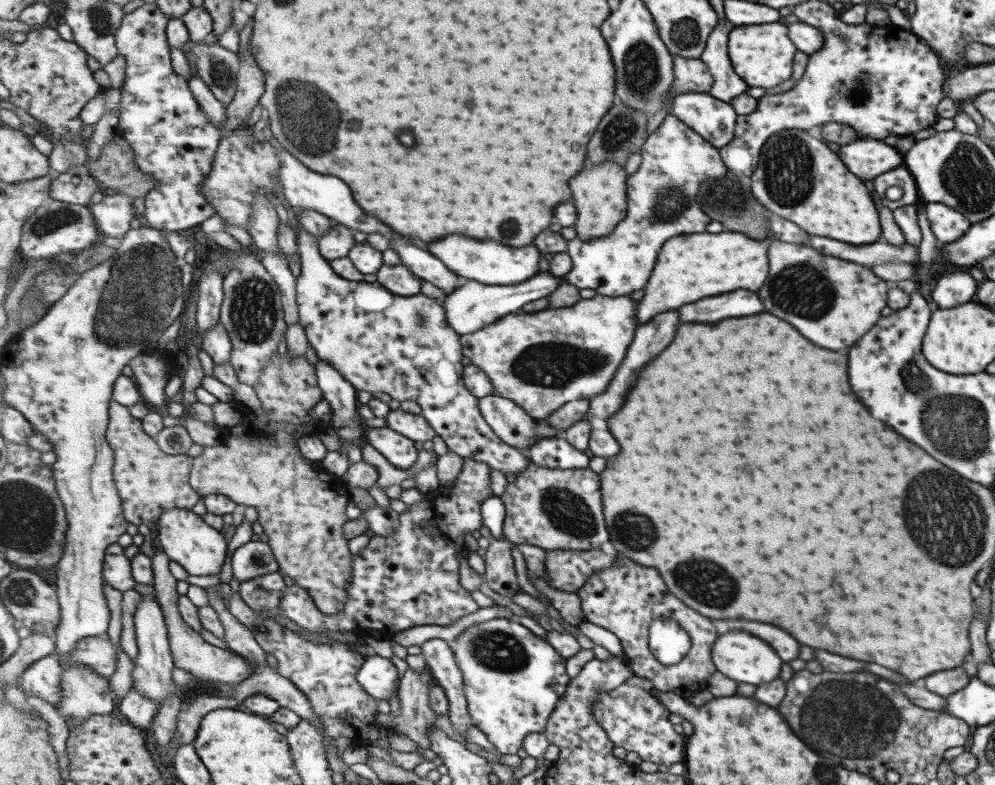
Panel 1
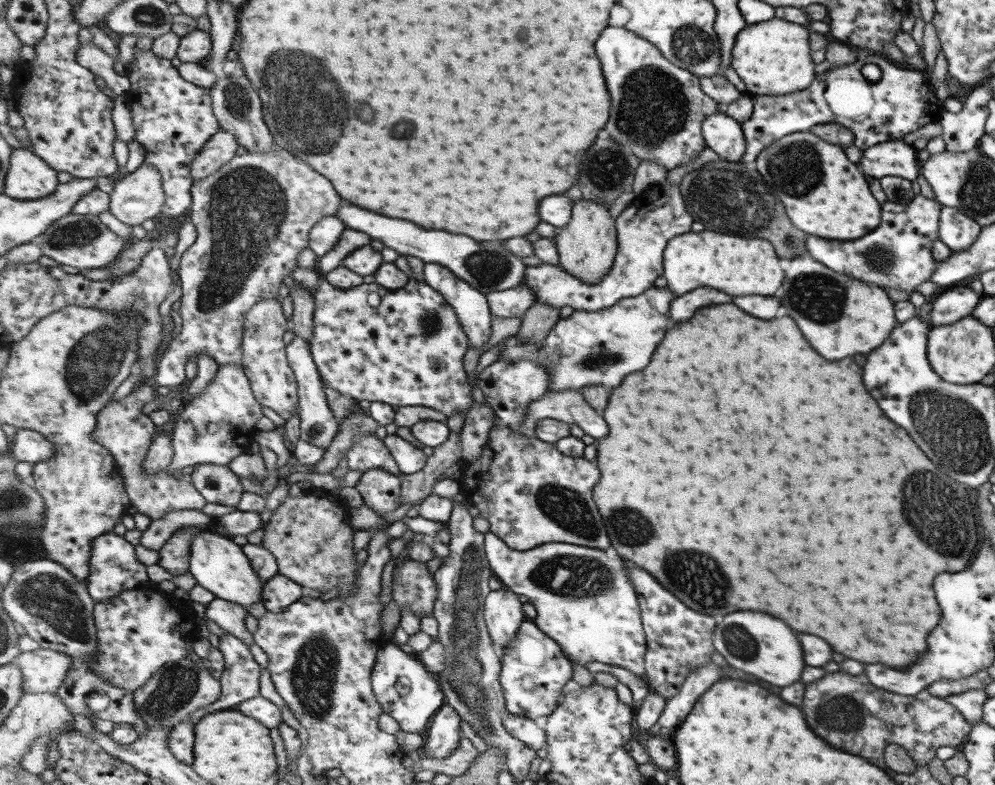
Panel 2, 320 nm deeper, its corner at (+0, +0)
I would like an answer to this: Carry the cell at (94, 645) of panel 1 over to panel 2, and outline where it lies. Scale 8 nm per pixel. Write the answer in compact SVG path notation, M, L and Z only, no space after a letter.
M43 648L22 653L14 662L23 673L24 693L31 694L58 693L73 668L69 655Z

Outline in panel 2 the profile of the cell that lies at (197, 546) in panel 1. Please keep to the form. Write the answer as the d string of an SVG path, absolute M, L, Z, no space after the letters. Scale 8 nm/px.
M208 528L200 532L192 542L190 563L190 573L197 584L213 592L216 598L236 602L247 609L256 602L263 602L262 594L266 582L262 582L250 558L245 554L243 546L235 544L231 538L215 534Z

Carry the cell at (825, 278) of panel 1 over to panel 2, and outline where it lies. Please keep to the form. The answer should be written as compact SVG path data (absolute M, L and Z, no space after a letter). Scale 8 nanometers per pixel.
M793 258L789 278L783 278L775 296L781 300L777 316L797 318L813 350L825 360L841 360L853 354L867 354L877 348L896 325L894 305L878 286L829 270L813 258Z

